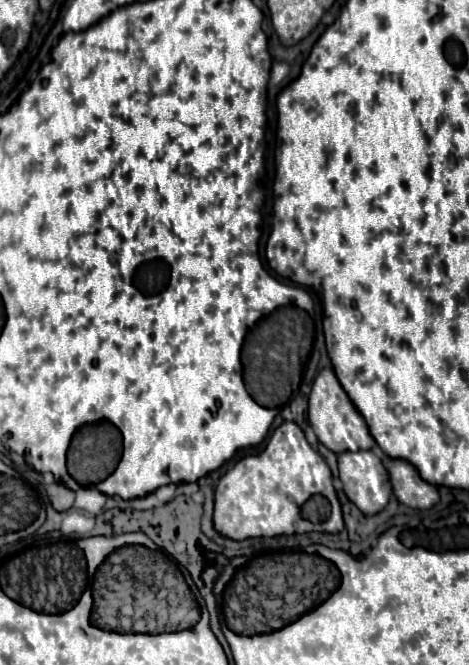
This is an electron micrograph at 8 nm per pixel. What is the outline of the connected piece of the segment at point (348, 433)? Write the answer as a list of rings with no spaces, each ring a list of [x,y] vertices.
[[[323,369],[315,383],[313,383],[313,389],[311,389],[311,395],[309,395],[309,423],[317,435],[317,439],[333,453],[343,453],[343,451],[357,451],[361,449],[355,433],[359,431],[353,431],[351,427],[351,421],[353,419],[359,419],[361,415],[357,413],[355,405],[351,403],[351,399],[347,397],[347,393],[343,391],[341,383],[337,381],[333,369]]]

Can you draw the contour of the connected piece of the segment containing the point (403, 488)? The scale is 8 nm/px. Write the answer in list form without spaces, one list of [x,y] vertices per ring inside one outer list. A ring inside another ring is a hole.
[[[385,459],[395,497],[411,509],[429,509],[439,501],[435,485],[423,481],[417,469],[401,459]]]

